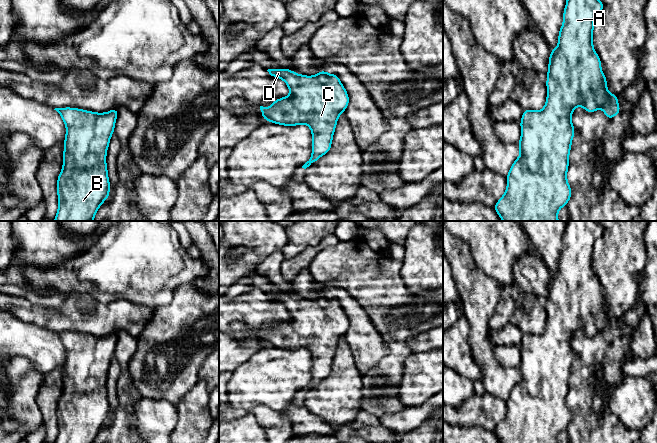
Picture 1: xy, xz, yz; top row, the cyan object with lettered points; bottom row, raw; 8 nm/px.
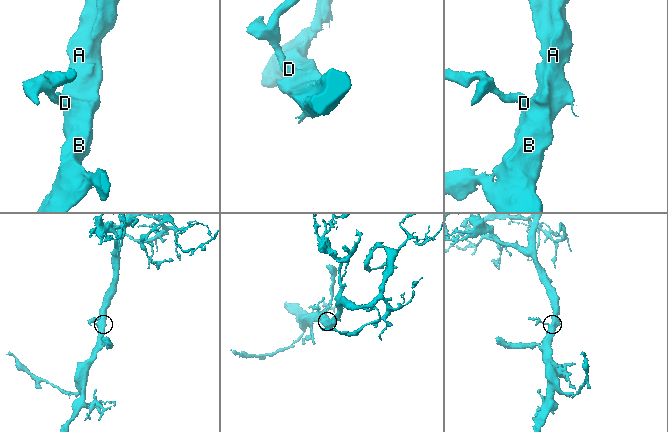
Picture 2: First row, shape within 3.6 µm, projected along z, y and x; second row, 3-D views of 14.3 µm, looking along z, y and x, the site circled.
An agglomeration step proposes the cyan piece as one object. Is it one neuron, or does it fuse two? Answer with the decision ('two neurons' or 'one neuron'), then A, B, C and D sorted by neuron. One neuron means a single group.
one neuron; groups A B C D

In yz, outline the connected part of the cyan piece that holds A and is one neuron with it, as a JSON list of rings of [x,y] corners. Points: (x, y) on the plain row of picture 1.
[[[567,221],[558,270],[550,276],[545,330],[539,335],[523,334],[520,344],[521,362],[518,366],[520,380],[508,396],[507,413],[504,419],[493,431],[501,443],[558,443],[559,433],[567,430],[572,419],[571,411],[567,406],[567,394],[575,357],[571,346],[574,332],[582,330],[587,336],[593,337],[601,331],[609,344],[620,337],[618,320],[608,316],[607,304],[601,294],[602,286],[593,271],[594,244],[603,233],[604,229],[597,221]]]

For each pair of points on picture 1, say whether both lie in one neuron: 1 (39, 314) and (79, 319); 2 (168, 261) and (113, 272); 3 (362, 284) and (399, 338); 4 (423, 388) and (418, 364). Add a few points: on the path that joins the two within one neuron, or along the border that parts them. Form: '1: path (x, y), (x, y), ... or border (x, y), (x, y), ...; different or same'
1: path (49, 318), (69, 318); same
2: path (154, 263), (148, 265), (127, 265); same
3: path (375, 297), (384, 306), (384, 316), (388, 325); same
4: path (423, 382), (423, 373), (420, 370); same

